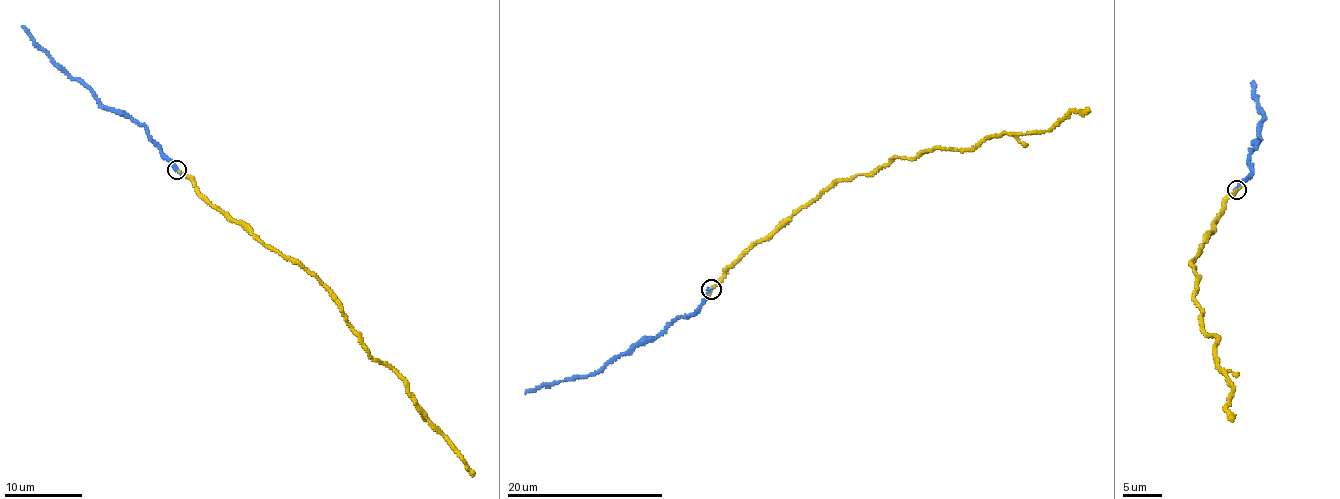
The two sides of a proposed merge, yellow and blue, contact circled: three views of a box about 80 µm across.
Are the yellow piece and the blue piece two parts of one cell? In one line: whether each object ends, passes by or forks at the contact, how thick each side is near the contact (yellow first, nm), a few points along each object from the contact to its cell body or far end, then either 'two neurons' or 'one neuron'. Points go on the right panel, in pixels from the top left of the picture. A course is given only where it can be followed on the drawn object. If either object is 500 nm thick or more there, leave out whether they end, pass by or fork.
yellow ends | blue passes by | 280/240 nm | yellow via (1237, 189), (1191, 265), (1202, 328), (1217, 337), (1215, 359), (1233, 386), (1226, 408), (1233, 421) | blue via (1237, 189), (1251, 172), (1250, 153), (1260, 138), (1259, 127), (1265, 118), (1255, 98), (1254, 81) | one neuron

